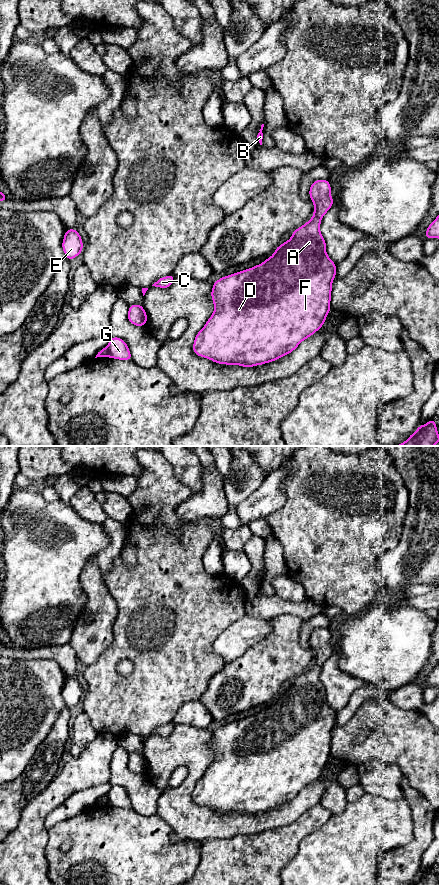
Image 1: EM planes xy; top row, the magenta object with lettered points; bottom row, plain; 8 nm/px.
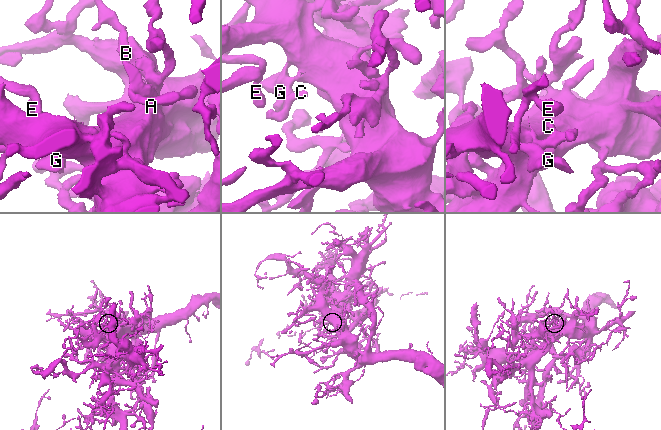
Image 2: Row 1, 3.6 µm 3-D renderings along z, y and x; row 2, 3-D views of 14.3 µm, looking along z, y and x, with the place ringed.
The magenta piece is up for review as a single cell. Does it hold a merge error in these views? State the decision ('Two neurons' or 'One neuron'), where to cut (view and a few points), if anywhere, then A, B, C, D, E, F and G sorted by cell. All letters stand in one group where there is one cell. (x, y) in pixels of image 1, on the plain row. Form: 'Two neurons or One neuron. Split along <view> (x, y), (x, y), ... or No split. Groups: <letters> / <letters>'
One neuron. No split. Groups: A B C D E F G

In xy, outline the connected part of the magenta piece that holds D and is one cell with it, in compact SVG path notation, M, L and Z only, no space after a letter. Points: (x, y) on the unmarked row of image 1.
M328 628L314 629L309 638L309 644L314 651L312 666L293 679L292 685L279 693L274 702L263 711L222 725L213 731L211 746L214 760L195 785L192 796L196 803L218 812L254 815L288 803L323 774L331 757L332 730L336 725L336 712L328 705L326 690L320 681L321 666L334 650L330 640Z

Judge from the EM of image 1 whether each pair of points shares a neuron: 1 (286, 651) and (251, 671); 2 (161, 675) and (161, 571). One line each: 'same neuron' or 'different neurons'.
1: same neuron
2: same neuron

